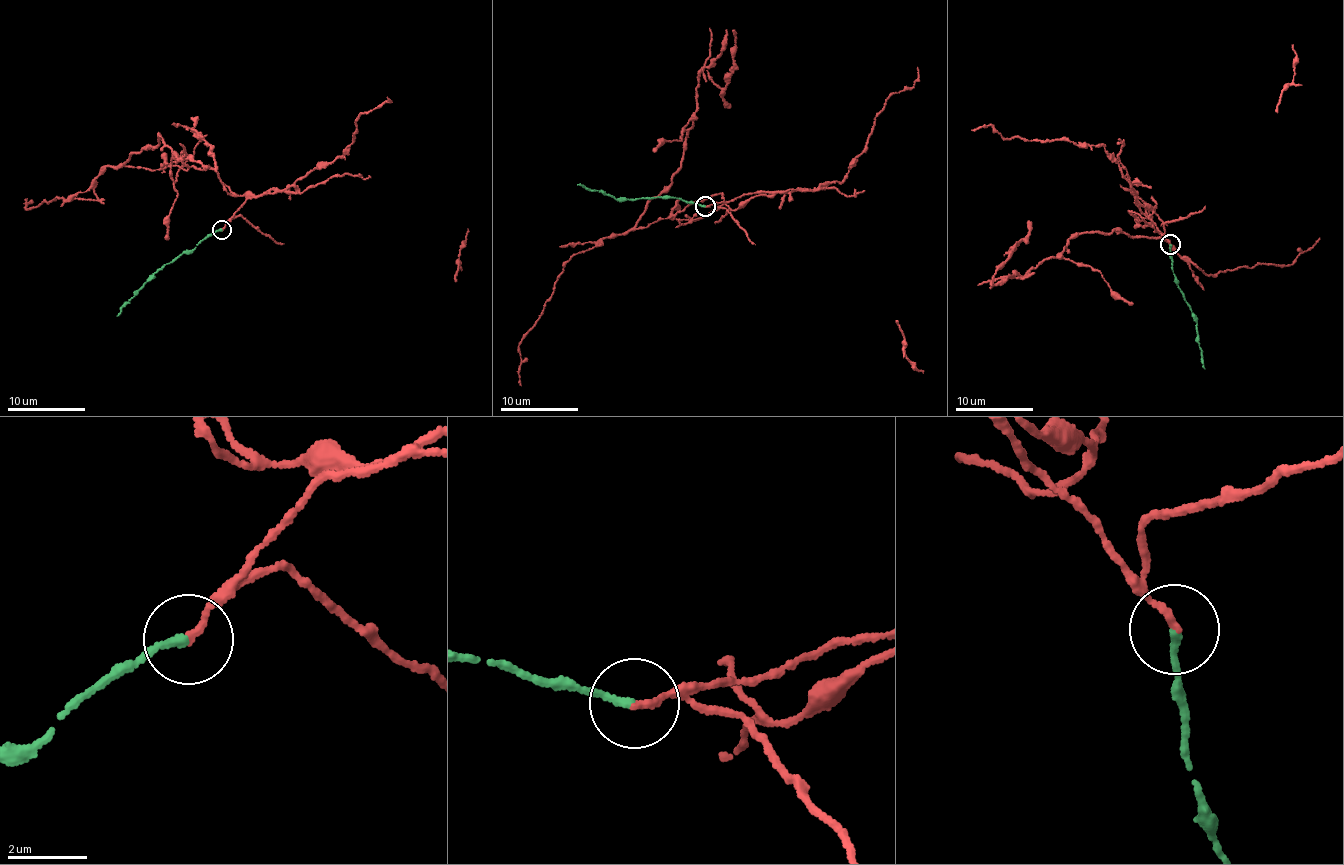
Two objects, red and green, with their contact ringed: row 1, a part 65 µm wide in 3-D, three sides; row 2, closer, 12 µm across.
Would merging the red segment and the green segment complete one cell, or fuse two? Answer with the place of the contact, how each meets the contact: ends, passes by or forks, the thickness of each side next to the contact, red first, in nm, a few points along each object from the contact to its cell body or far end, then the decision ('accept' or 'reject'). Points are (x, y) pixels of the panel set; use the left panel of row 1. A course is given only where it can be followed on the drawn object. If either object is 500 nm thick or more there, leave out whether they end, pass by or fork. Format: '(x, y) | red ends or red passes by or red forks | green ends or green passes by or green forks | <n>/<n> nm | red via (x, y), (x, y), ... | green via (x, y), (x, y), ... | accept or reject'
(222, 229) | red ends | green ends | 170/180 nm | red via (222, 229), (257, 196), (213, 169), (123, 162), (158, 134), (213, 164), (210, 143), (172, 125) | green via (222, 229), (214, 230), (154, 272), (117, 316) | reject

